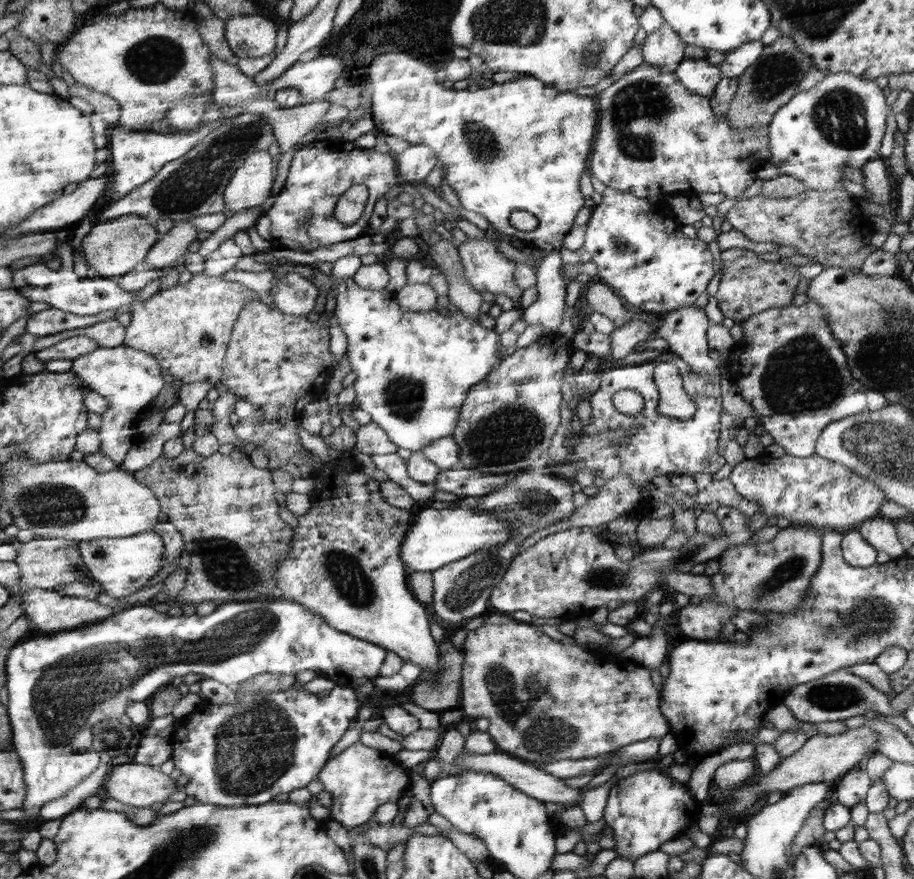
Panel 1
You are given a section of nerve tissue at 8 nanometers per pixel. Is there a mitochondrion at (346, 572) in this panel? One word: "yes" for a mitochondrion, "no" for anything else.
yes

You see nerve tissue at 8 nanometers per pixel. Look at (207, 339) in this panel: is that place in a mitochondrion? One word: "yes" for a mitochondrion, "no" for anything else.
yes

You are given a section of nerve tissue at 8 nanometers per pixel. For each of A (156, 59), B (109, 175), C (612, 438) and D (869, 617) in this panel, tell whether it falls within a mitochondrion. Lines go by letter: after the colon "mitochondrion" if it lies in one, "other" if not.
A: mitochondrion
B: other
C: mitochondrion
D: mitochondrion

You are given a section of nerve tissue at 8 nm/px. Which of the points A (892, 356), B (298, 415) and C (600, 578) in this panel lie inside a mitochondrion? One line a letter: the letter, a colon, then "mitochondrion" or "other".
A: mitochondrion
B: other
C: mitochondrion

